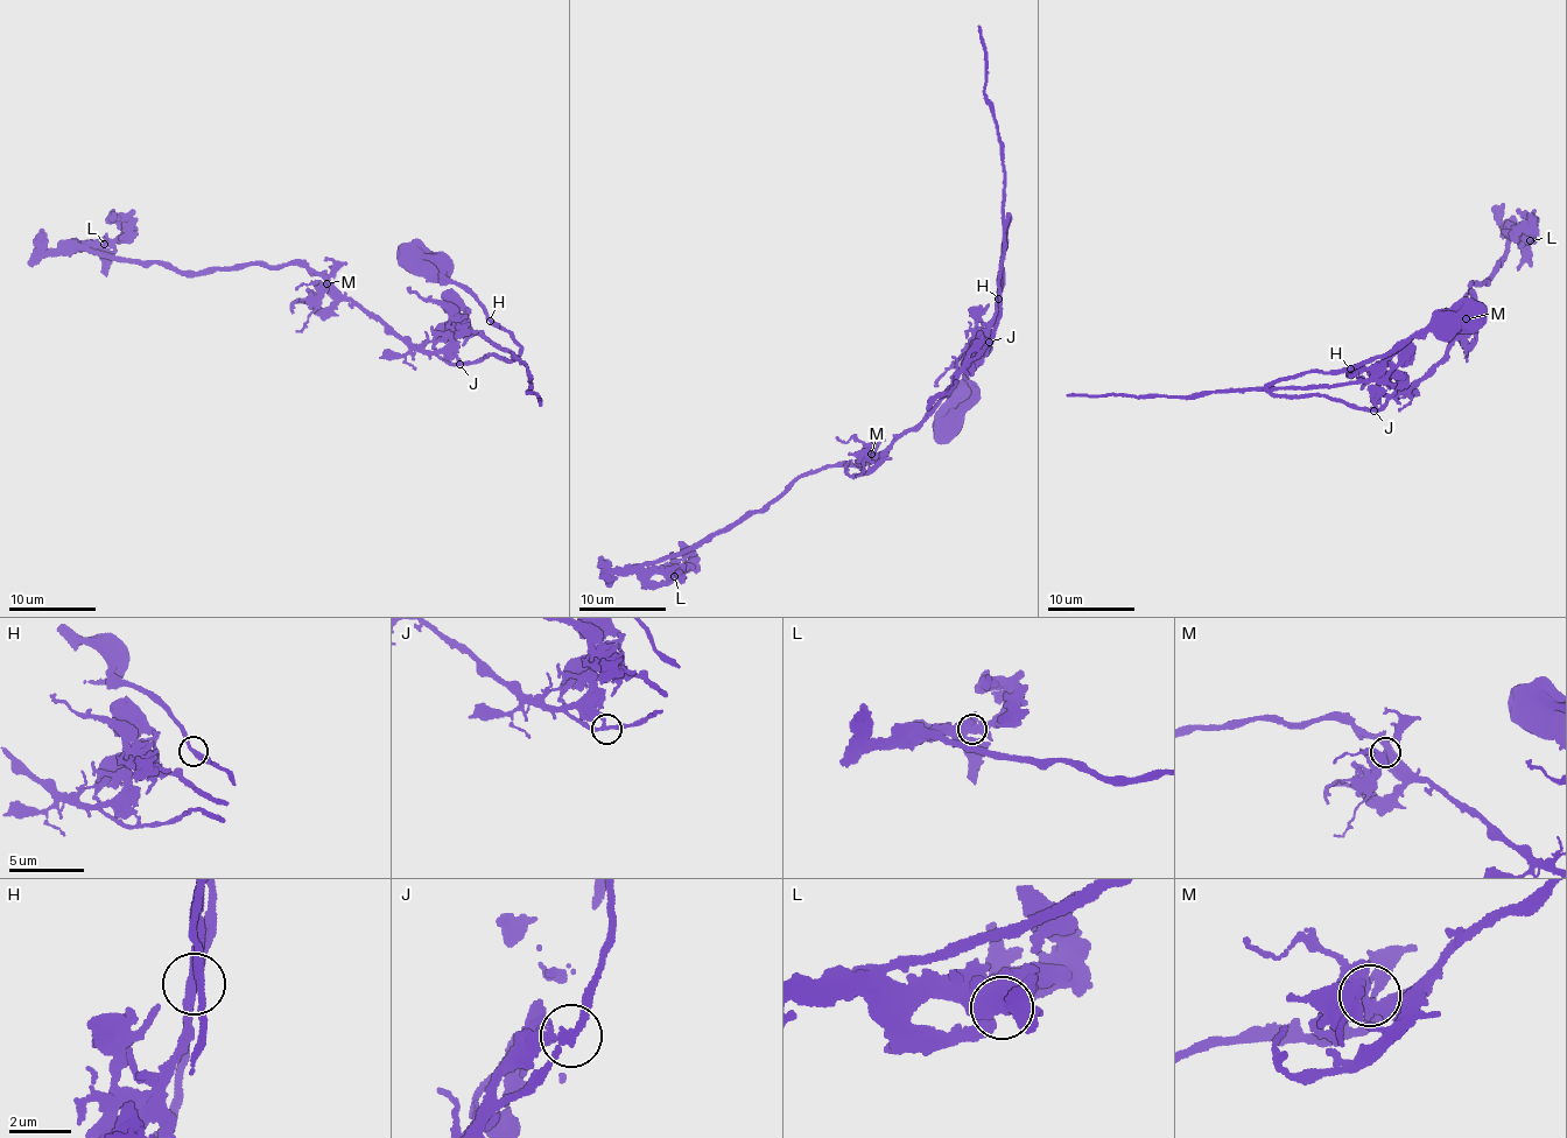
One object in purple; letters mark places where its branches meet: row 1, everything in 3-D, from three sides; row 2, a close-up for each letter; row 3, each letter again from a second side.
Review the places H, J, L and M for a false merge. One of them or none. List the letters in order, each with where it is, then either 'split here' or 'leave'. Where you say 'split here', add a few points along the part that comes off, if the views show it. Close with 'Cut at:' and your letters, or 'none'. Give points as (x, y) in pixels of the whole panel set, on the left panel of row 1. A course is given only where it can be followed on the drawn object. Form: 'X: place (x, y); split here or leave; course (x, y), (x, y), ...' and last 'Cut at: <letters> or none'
H: place (490, 321); leave
J: place (459, 364); leave
L: place (104, 244); leave
M: place (327, 283); leave
Cut at: none

